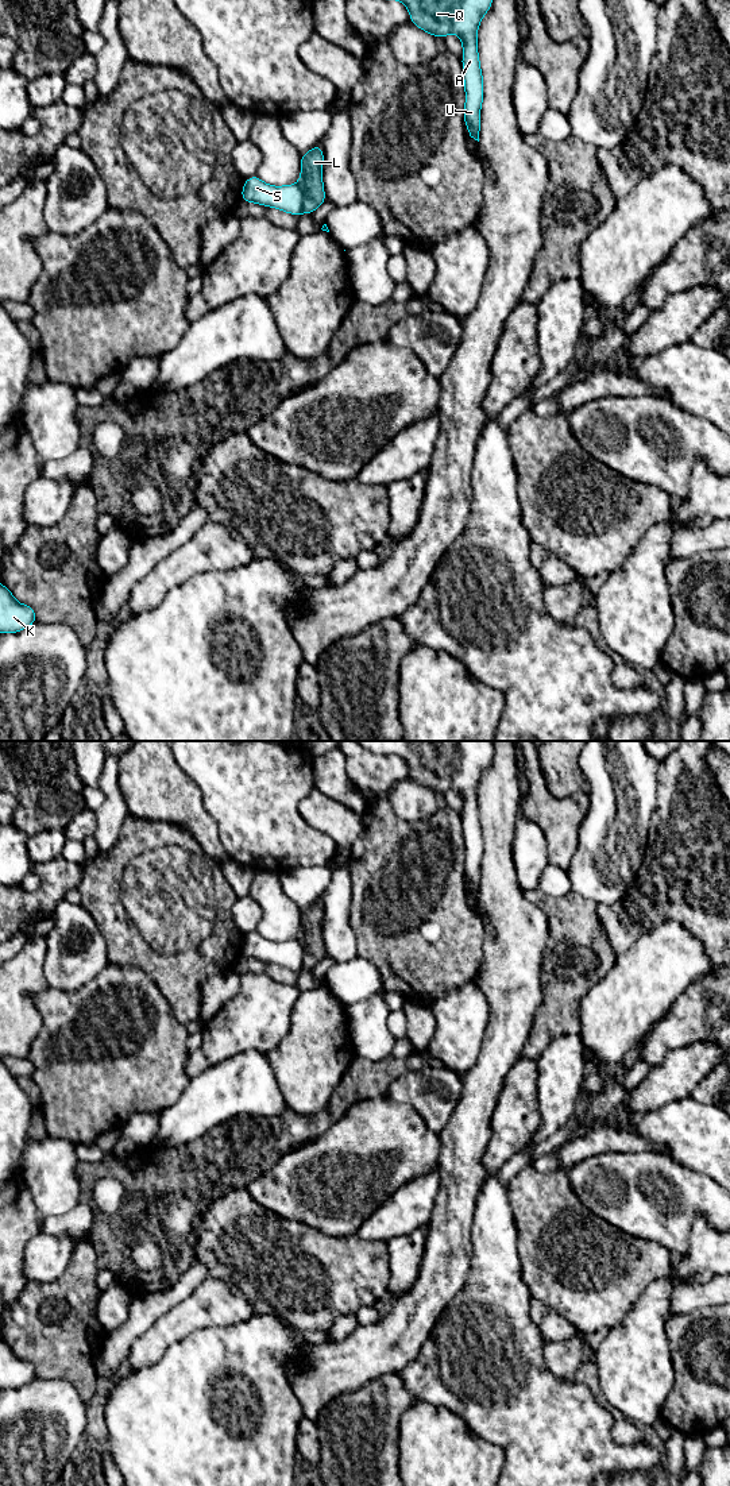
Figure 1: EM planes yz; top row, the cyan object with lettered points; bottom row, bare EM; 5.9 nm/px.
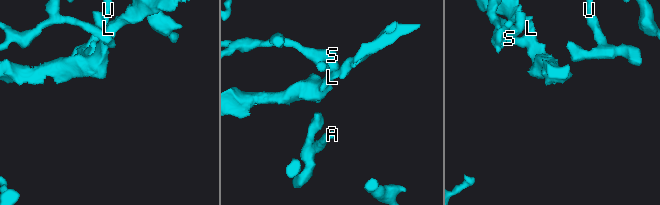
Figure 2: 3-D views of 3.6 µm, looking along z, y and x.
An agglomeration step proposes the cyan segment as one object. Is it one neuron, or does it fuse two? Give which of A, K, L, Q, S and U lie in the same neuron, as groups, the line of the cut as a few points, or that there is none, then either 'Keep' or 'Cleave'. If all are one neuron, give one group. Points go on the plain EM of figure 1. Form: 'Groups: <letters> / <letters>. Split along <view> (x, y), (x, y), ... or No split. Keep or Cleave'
Groups: A K Q S U / L. Split along yz (297, 940), (302, 949), (304, 968). Cleave

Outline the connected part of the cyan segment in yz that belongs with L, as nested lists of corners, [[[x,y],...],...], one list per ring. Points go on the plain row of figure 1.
[[[314,902],[309,908],[301,911],[301,931],[297,941],[304,949],[304,969],[313,969],[325,958],[322,919],[321,902]]]

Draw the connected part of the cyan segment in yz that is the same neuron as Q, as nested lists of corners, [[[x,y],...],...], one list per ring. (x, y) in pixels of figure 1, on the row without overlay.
[[[356,741],[372,753],[402,757],[412,779],[430,791],[456,790],[463,800],[464,877],[479,898],[483,831],[476,787],[494,754],[494,741]]]

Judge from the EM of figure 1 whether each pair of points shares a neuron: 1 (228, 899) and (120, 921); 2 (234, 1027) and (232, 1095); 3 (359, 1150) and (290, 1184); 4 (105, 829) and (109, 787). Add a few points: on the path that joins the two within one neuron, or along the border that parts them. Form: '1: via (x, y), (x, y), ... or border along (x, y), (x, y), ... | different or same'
1: via (223, 936), (194, 964), (154, 964), (147, 957) | same
2: border along (265, 1053), (244, 1050), (205, 1070) | different
3: via (342, 1168), (328, 1181), (308, 1184) | same
4: via (109, 818), (109, 798) | same

